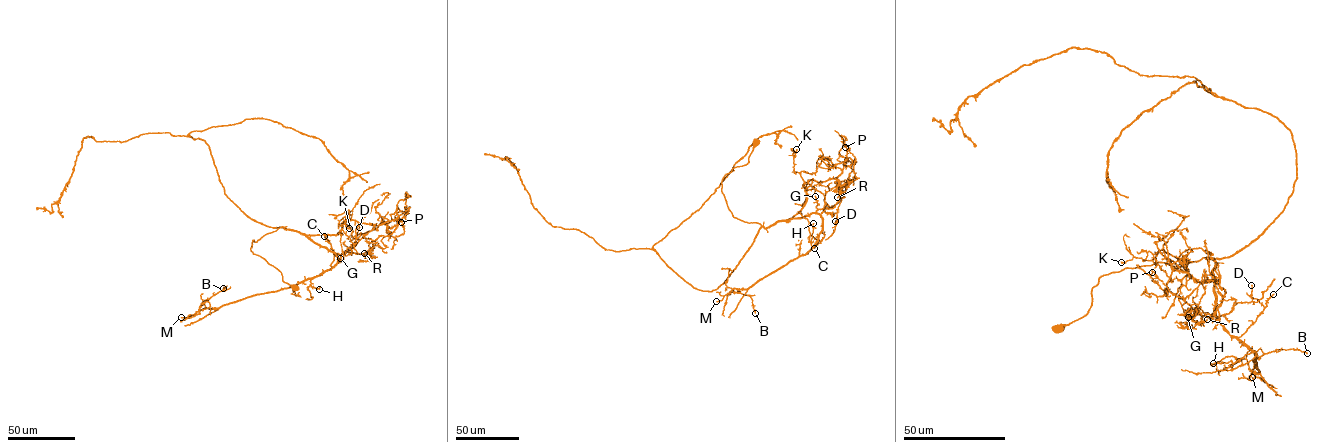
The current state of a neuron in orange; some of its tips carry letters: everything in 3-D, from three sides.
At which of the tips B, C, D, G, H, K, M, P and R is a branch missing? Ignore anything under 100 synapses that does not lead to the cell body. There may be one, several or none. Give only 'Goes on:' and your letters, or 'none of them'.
Goes on: none of them

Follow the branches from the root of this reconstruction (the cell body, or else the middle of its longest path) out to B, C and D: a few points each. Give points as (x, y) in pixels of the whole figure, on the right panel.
B: (1058, 329), (1103, 275), (1210, 257), (1215, 317), (1255, 352), (1249, 369), (1307, 353)
C: (1058, 329), (1087, 314), (1101, 276), (1158, 262), (1215, 262), (1215, 316), (1236, 337), (1273, 294)
D: (1058, 329), (1087, 314), (1101, 276), (1126, 268), (1210, 257), (1214, 316), (1251, 302), (1251, 285)

